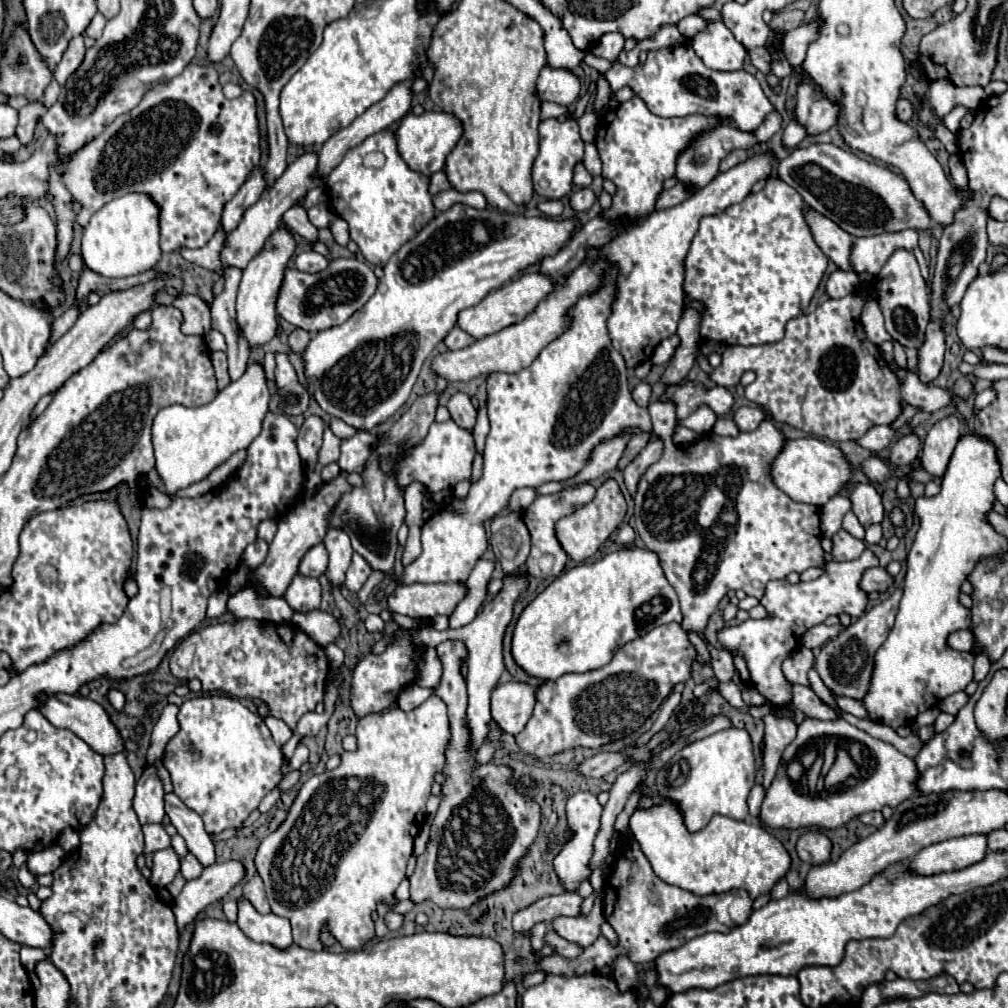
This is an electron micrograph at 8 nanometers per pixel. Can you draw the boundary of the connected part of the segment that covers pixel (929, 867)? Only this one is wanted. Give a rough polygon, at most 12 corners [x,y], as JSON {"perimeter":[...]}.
{"perimeter":[[987,836],[949,838],[923,848],[909,868],[925,876],[983,860]]}

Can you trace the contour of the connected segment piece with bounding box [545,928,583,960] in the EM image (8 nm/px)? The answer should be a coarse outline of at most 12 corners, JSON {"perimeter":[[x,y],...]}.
{"perimeter":[[549,928],[545,944],[563,958],[575,960],[583,948],[557,936]]}

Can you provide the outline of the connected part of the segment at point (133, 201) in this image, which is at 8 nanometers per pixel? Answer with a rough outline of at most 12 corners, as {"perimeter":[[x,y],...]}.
{"perimeter":[[127,194],[83,232],[85,266],[107,278],[151,270],[159,208]]}

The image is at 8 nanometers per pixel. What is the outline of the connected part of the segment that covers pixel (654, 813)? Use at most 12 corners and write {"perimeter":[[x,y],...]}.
{"perimeter":[[649,786],[631,836],[653,872],[697,896],[757,898],[789,870],[759,824],[715,814],[689,832]]}

